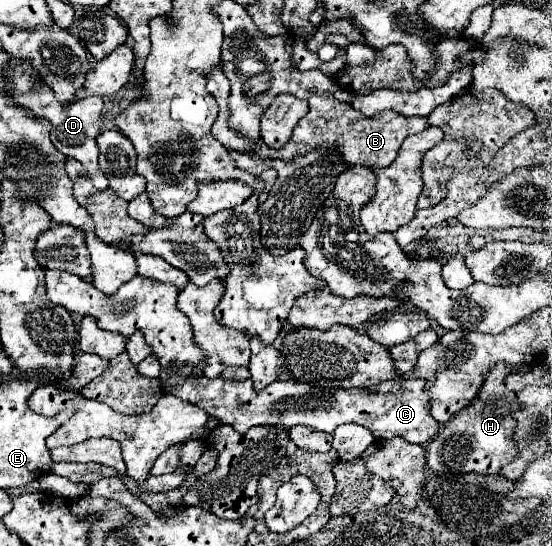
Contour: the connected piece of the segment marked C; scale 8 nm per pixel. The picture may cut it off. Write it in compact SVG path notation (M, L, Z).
M172 377L166 389L184 401L190 401L204 409L210 417L216 417L222 425L234 427L238 433L244 433L256 425L308 425L324 433L334 433L338 425L358 423L376 439L392 439L402 437L408 443L426 443L436 437L438 423L430 419L430 403L424 393L422 379L392 379L378 383L368 389L322 389L312 387L308 383L296 381L274 381L262 393L252 389L252 381L226 381L222 377L188 377L188 381L180 381L180 377Z

